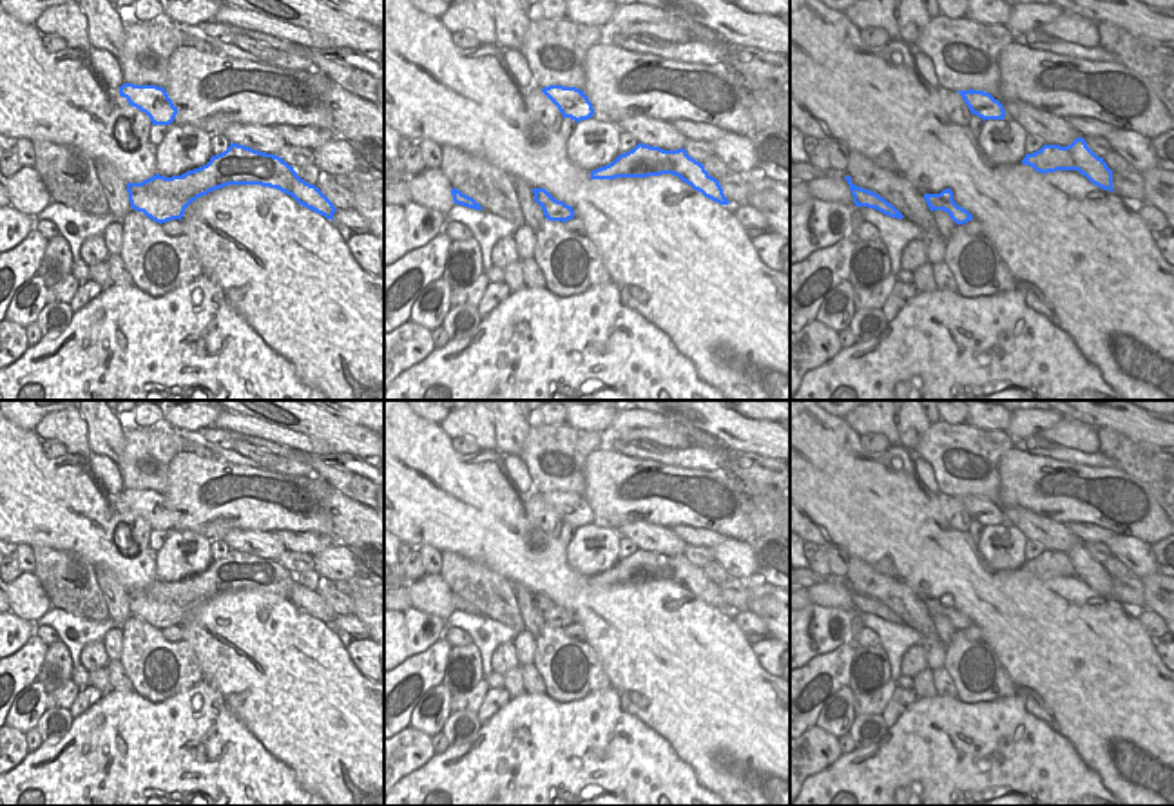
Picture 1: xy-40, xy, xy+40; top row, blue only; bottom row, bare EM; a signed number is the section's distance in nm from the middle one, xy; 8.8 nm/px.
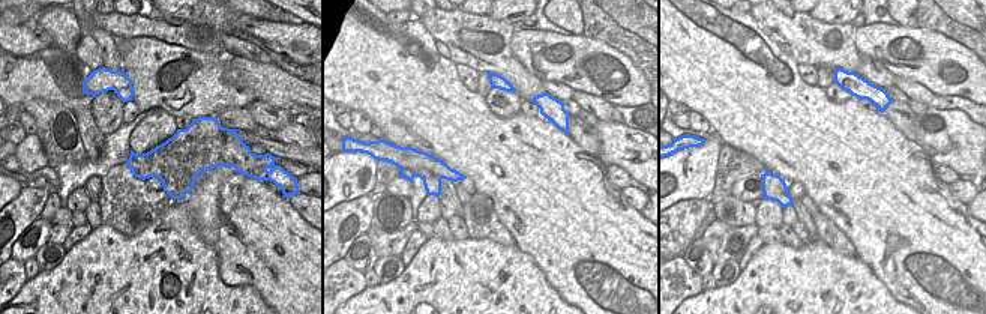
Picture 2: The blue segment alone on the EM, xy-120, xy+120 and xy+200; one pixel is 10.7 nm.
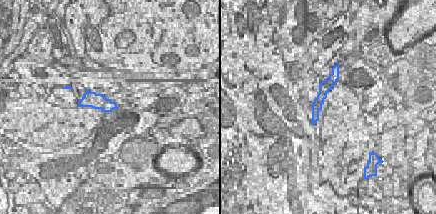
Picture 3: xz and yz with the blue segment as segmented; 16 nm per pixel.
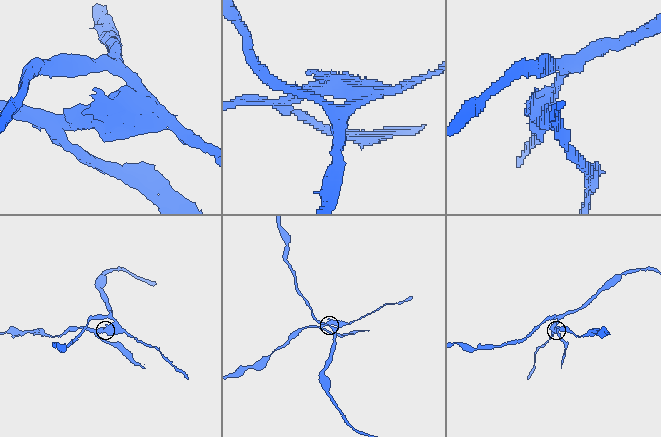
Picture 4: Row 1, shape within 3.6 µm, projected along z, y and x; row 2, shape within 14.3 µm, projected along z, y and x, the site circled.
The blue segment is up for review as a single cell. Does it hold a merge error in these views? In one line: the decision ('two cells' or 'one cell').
two cells

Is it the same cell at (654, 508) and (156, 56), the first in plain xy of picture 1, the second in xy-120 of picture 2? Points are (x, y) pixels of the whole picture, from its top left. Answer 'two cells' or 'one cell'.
one cell

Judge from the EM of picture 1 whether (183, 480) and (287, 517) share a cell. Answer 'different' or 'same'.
same

